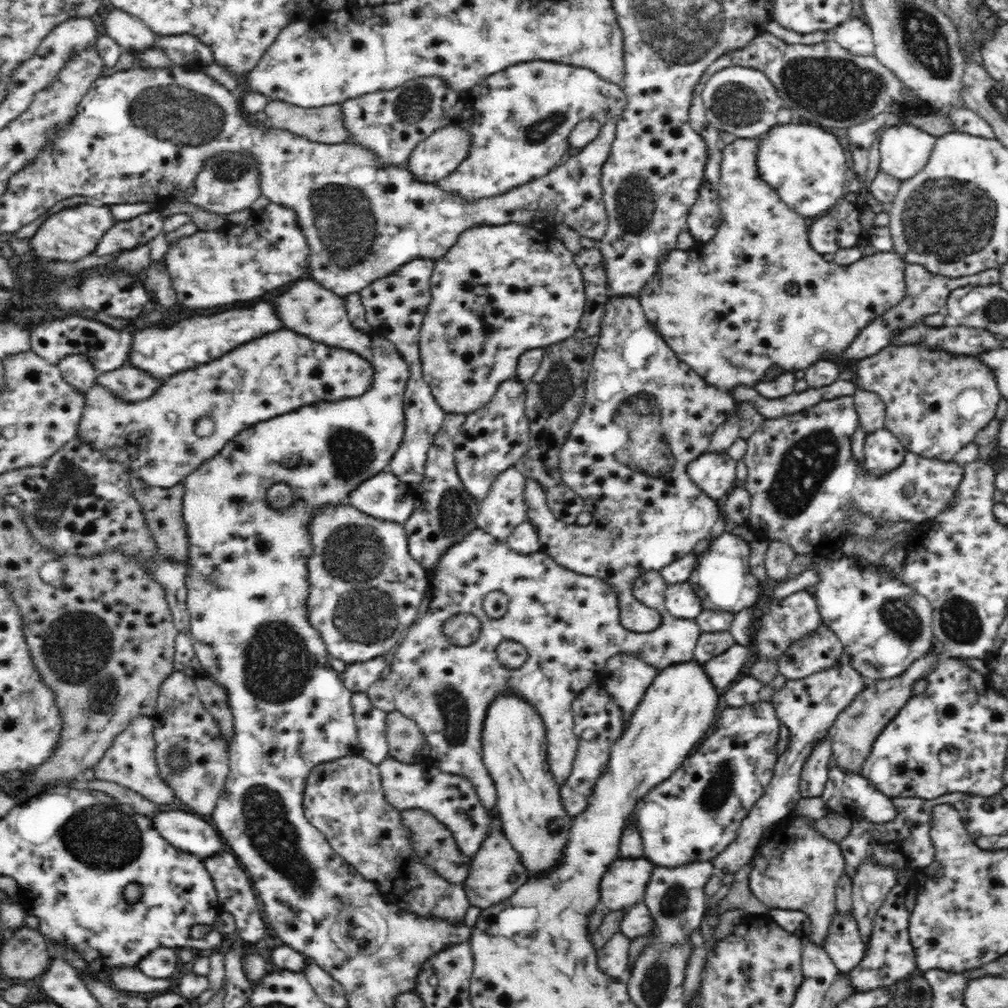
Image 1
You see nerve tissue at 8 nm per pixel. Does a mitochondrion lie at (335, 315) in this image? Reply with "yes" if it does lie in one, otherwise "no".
no

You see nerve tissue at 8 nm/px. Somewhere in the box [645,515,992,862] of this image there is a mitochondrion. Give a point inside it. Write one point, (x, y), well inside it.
(960, 622)

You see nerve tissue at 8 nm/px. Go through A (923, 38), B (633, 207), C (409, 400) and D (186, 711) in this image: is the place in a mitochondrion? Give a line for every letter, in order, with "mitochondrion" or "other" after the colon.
A: mitochondrion
B: mitochondrion
C: other
D: other

